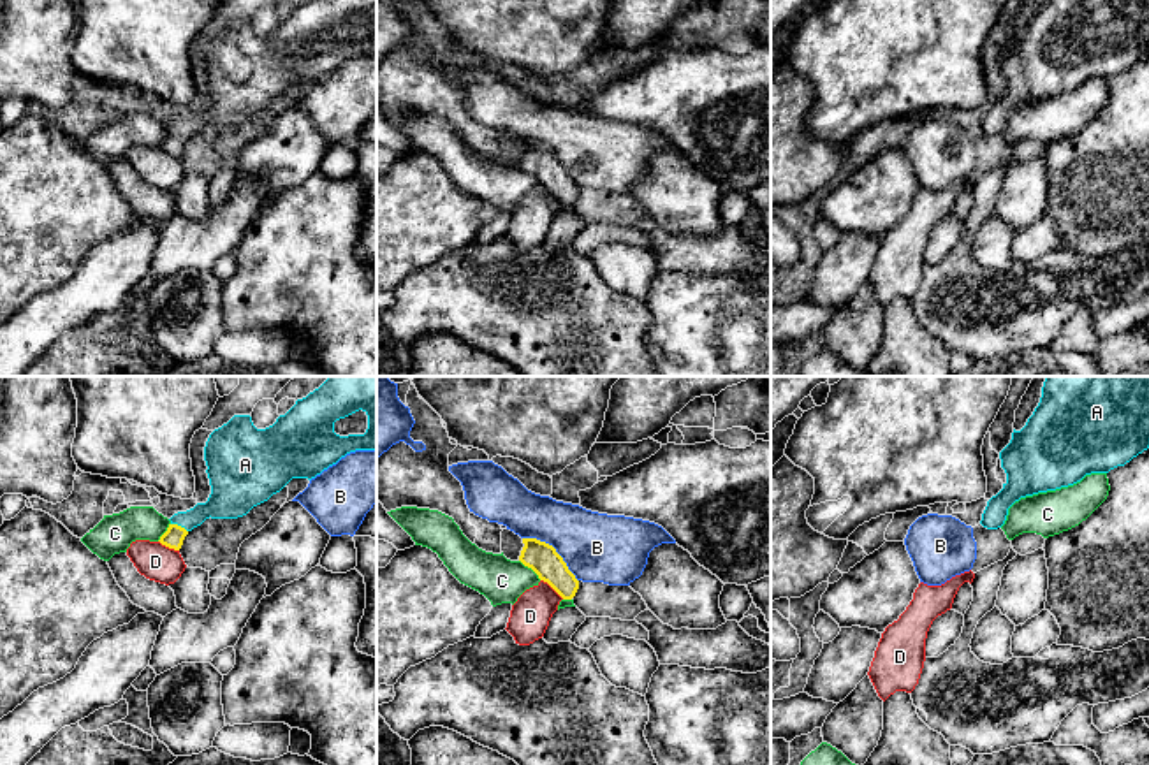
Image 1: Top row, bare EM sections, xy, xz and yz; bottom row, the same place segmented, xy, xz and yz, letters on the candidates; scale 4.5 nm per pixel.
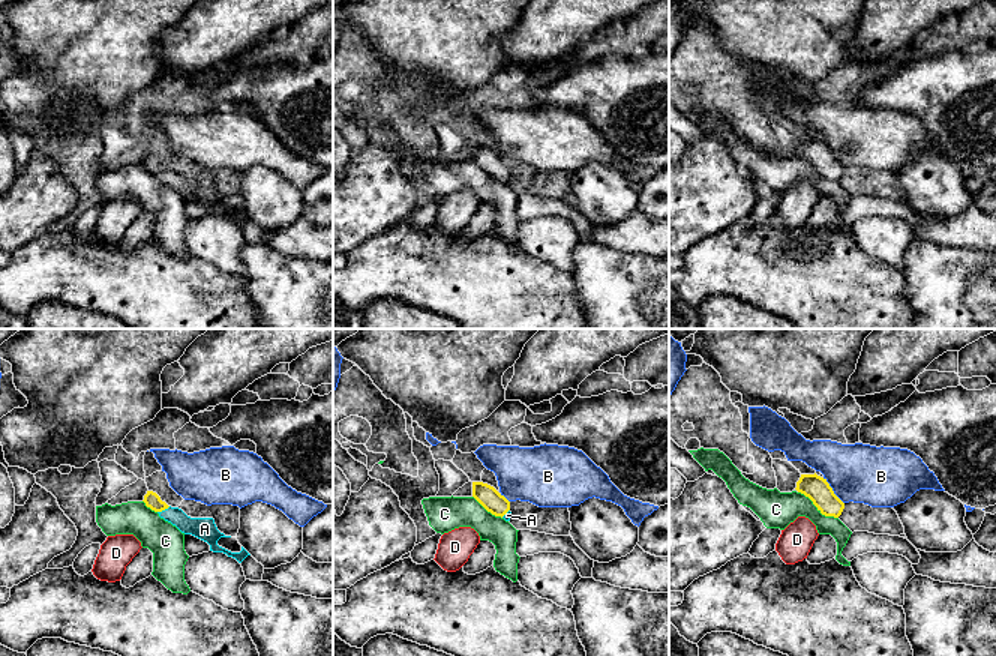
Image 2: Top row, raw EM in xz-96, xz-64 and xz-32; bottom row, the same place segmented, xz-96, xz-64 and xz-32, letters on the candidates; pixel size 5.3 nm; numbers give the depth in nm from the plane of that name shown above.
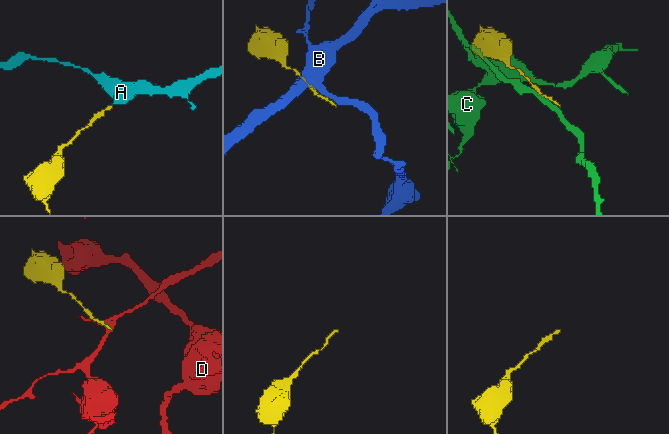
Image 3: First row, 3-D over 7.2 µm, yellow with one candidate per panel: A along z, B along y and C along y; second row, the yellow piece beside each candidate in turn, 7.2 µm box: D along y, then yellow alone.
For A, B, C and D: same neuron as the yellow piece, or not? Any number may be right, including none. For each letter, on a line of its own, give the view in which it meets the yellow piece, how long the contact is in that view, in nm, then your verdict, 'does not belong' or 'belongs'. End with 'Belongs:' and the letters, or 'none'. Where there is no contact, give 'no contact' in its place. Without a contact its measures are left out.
A: xy | 90 nm | belongs
B: xz | 320 nm | does not belong
C: xz | 140 nm | does not belong
D: xz | 140 nm | does not belong
Belongs: A

